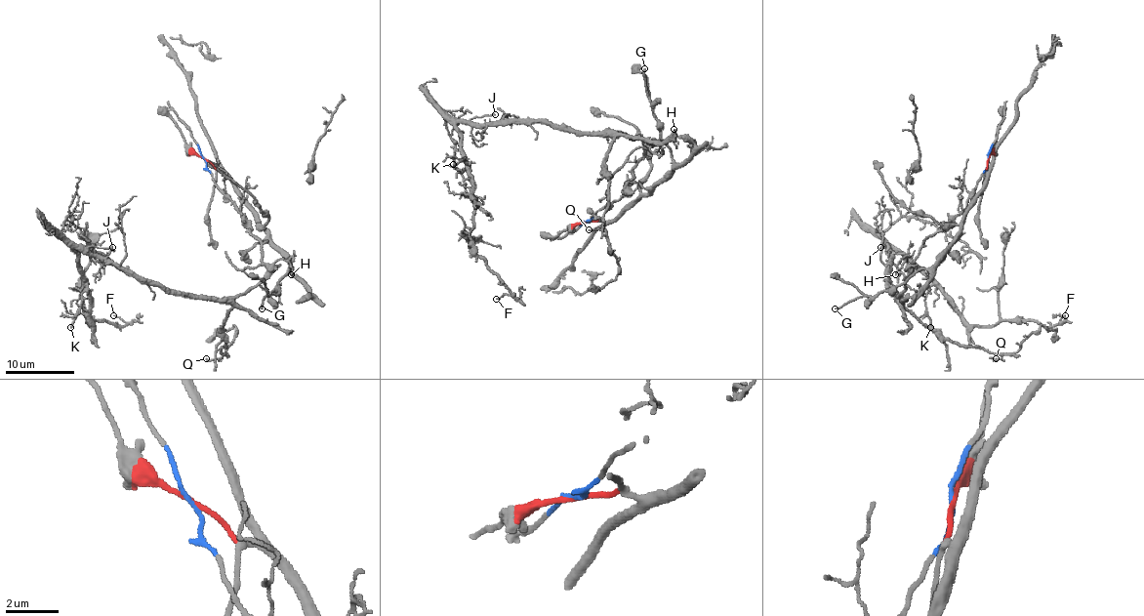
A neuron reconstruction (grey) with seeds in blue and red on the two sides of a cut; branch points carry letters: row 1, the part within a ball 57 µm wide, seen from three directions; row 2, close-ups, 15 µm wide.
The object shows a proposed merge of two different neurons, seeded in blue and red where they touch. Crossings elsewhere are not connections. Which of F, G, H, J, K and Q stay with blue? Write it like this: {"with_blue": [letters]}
{"with_blue": ["F", "H", "J", "K", "Q"]}

